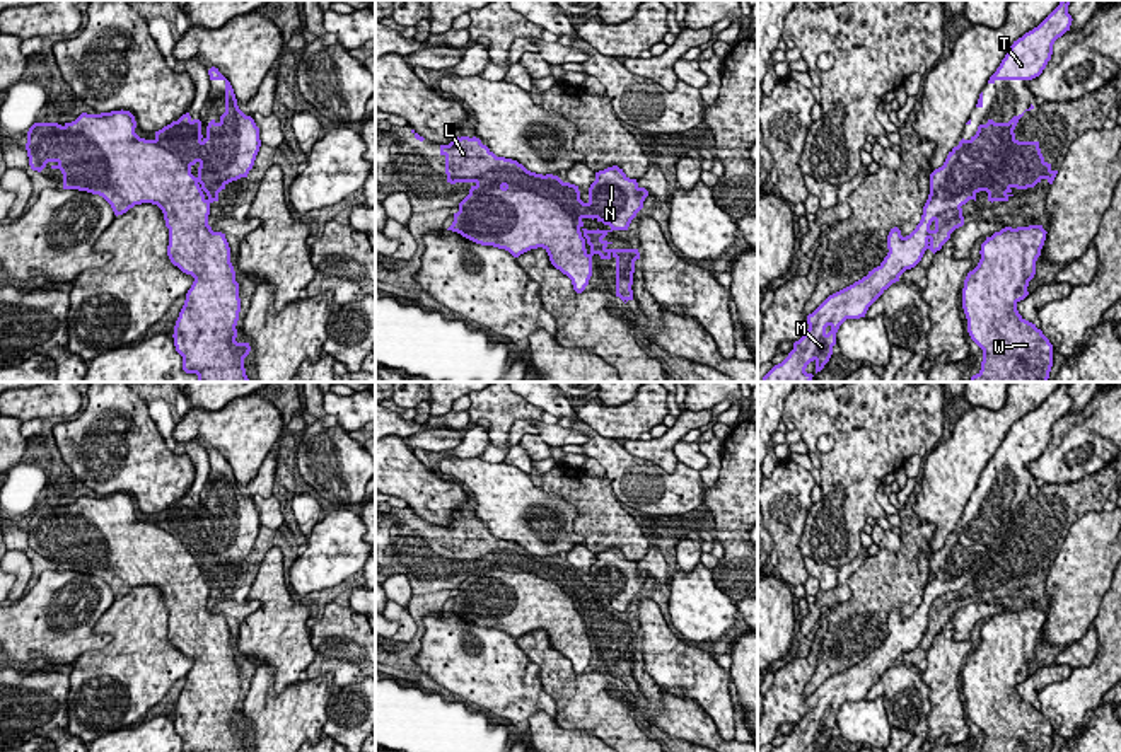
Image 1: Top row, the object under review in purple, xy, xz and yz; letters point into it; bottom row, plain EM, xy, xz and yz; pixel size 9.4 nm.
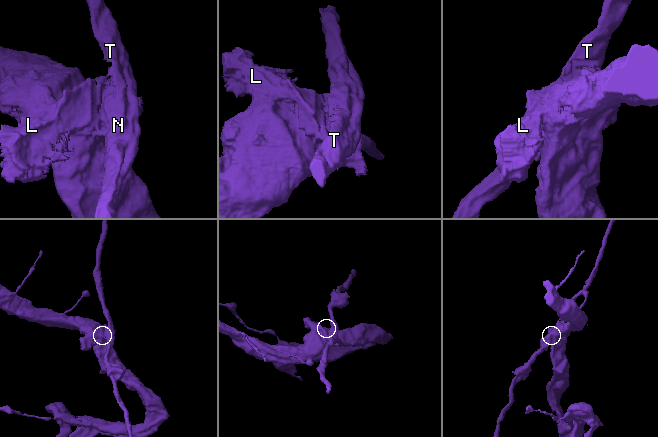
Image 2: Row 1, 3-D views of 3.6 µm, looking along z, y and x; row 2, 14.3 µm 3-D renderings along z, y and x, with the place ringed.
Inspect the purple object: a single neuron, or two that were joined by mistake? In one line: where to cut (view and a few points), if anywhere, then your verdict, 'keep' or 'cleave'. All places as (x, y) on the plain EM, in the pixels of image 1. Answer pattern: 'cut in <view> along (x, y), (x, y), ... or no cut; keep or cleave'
cut in yz along (1014, 517), (1007, 529), (1007, 551), (1000, 558), (992, 582); cleave

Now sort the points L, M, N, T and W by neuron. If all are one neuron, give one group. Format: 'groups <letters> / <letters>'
groups L W / M N T

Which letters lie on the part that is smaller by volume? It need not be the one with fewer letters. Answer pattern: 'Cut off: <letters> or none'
Cut off: M, N, T

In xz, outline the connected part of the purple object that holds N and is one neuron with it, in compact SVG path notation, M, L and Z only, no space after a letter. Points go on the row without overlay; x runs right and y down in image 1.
M618 547L595 554L595 563L589 570L590 597L585 600L595 600L611 610L587 612L580 604L587 626L592 629L599 617L628 612L631 602L643 590L647 578L648 573L640 570L636 561L630 561Z

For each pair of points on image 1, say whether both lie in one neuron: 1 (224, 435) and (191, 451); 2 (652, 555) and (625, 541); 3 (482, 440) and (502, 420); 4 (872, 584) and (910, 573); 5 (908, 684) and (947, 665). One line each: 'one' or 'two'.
1: two
2: two
3: two
4: one
5: two

